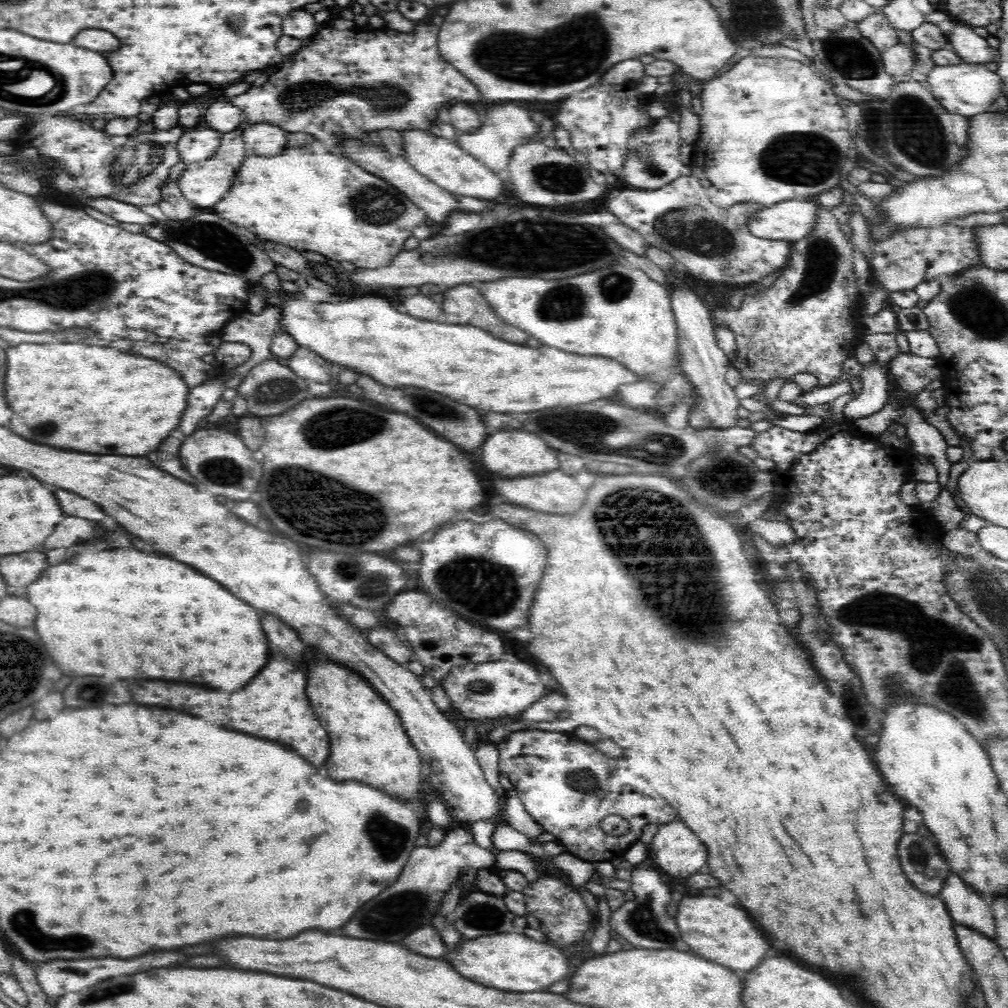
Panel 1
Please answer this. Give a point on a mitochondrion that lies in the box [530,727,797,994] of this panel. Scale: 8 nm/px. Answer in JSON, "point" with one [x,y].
{"point":[642,921]}

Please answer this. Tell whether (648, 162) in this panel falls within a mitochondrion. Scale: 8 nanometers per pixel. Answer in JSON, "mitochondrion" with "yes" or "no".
{"mitochondrion":"yes"}

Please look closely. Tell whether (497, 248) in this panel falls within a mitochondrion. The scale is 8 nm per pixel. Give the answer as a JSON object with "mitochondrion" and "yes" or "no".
{"mitochondrion":"yes"}

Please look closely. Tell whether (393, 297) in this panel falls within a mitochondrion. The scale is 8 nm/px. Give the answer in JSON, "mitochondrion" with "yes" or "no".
{"mitochondrion":"no"}

